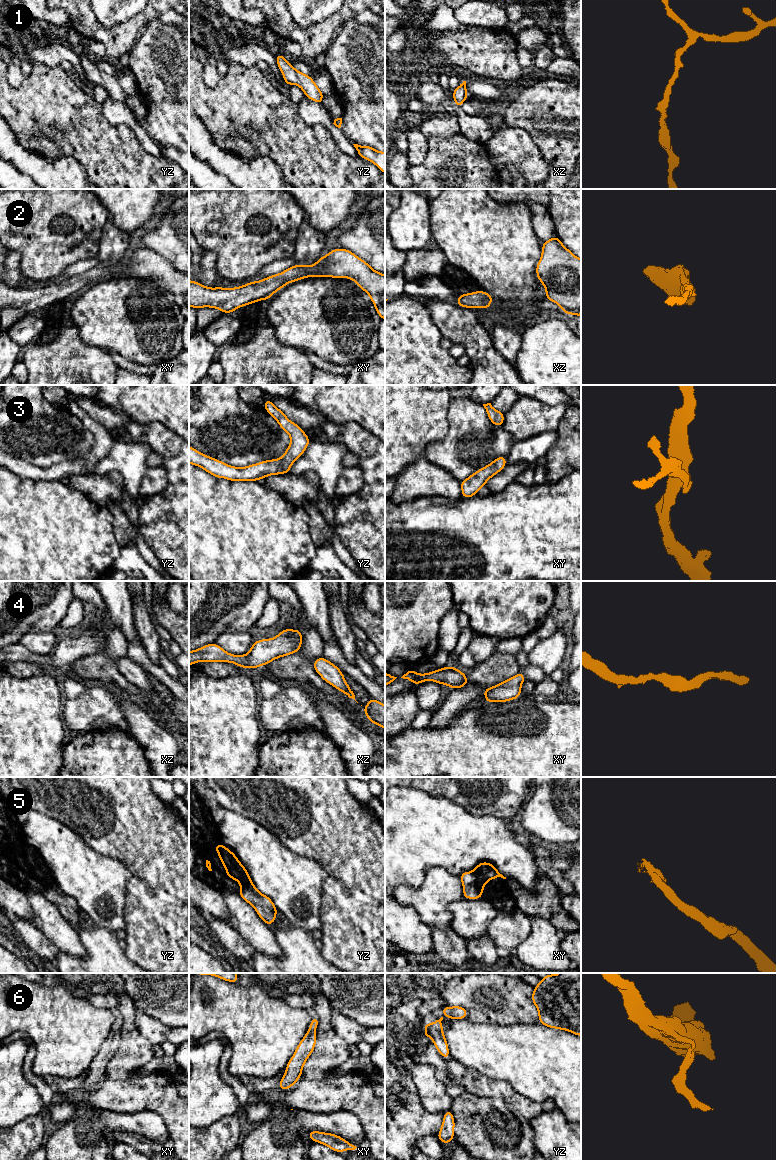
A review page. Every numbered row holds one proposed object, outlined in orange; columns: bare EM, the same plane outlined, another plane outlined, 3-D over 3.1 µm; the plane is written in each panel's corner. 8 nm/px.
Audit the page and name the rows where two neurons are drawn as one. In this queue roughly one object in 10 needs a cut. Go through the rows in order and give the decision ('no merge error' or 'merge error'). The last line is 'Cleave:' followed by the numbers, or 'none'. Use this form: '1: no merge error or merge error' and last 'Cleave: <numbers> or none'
1: no merge error
2: no merge error
3: no merge error
4: no merge error
5: merge error
6: no merge error
Cleave: 5

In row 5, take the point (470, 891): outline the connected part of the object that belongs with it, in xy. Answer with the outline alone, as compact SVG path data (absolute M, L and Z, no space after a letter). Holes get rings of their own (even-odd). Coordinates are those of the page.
M463 872L460 874L463 884L463 897L466 899L481 899L482 894L476 886L475 875L473 872Z

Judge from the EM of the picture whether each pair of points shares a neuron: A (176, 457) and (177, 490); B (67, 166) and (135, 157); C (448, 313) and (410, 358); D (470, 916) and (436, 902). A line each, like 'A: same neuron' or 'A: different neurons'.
A: same neuron
B: different neurons
C: different neurons
D: different neurons

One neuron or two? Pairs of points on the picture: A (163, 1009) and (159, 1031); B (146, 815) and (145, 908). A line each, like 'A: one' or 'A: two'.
A: two
B: one

